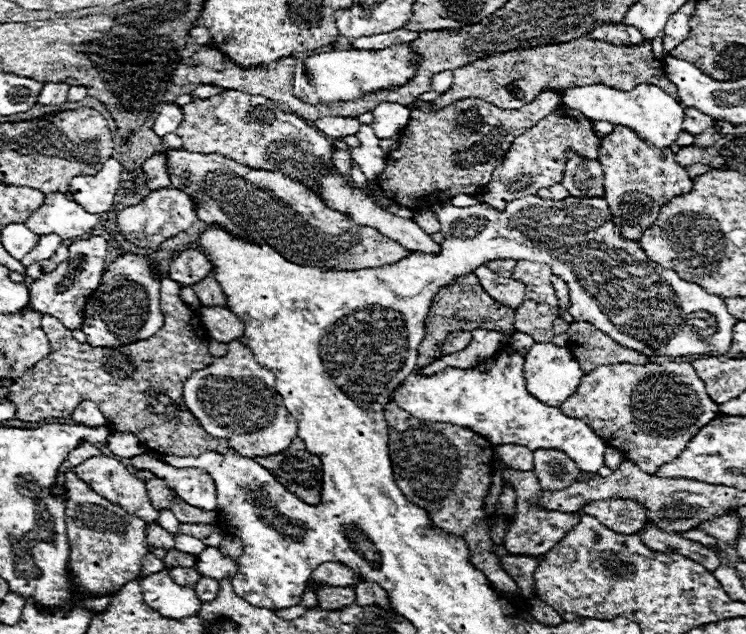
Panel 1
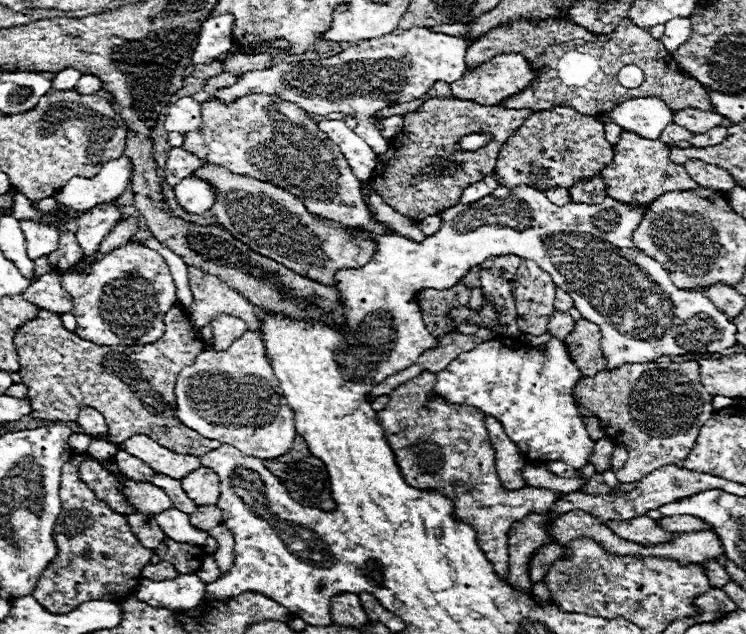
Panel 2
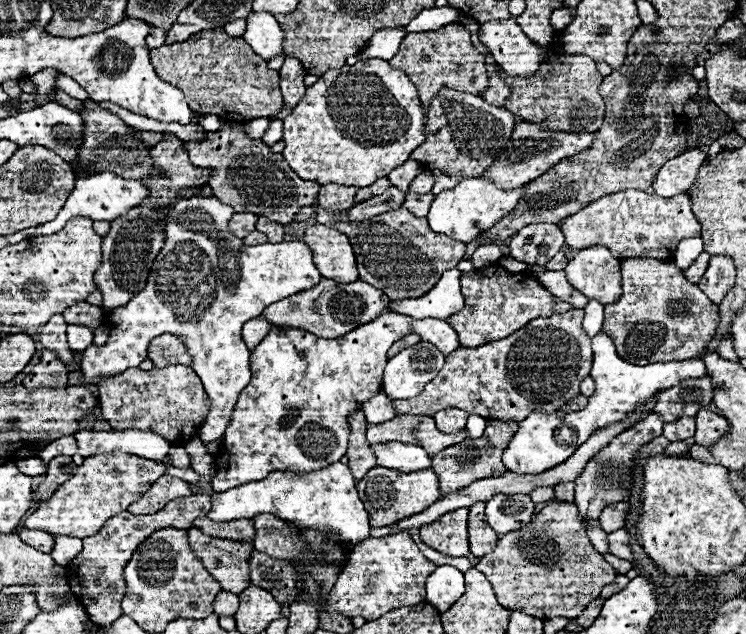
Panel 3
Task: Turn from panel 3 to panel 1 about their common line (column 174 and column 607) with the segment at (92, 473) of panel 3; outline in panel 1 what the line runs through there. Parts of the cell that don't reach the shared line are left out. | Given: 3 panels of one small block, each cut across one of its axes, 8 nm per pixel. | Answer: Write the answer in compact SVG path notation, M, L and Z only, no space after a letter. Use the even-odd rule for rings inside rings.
M610 446L606 448L606 452L604 452L604 466L608 466L610 470L616 470L616 466L620 466L622 460L624 460L624 454L620 450L610 448Z

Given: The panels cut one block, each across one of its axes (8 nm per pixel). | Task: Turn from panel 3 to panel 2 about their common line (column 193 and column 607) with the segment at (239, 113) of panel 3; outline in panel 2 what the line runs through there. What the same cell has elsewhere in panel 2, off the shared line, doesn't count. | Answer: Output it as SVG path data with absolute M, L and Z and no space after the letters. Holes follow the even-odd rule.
M628 18L620 22L620 26L612 34L592 34L582 26L576 26L566 20L546 20L542 24L532 22L512 22L508 26L498 26L490 30L486 36L476 40L468 48L468 70L492 60L498 54L520 54L532 62L532 70L536 70L536 82L514 94L512 98L500 102L504 108L522 110L530 108L534 112L556 106L570 106L580 114L596 116L612 110L616 104L628 98L644 98L658 96L662 98L674 112L680 106L700 106L700 110L712 110L710 98L704 92L702 84L696 80L688 80L680 74L680 66L674 58L664 50L660 40L654 40L646 28L634 26ZM622 66L640 66L644 72L644 82L638 88L624 88L618 82L618 72Z

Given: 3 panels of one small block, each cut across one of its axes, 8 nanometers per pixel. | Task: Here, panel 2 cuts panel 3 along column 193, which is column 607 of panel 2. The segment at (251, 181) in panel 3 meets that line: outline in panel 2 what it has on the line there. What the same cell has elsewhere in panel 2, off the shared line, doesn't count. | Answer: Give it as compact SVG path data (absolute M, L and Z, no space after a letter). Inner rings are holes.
M550 108L534 112L524 124L504 142L496 176L500 186L532 186L536 190L548 190L548 186L572 186L580 178L592 178L612 162L612 146L604 138L604 122L596 116L586 116L574 108Z

